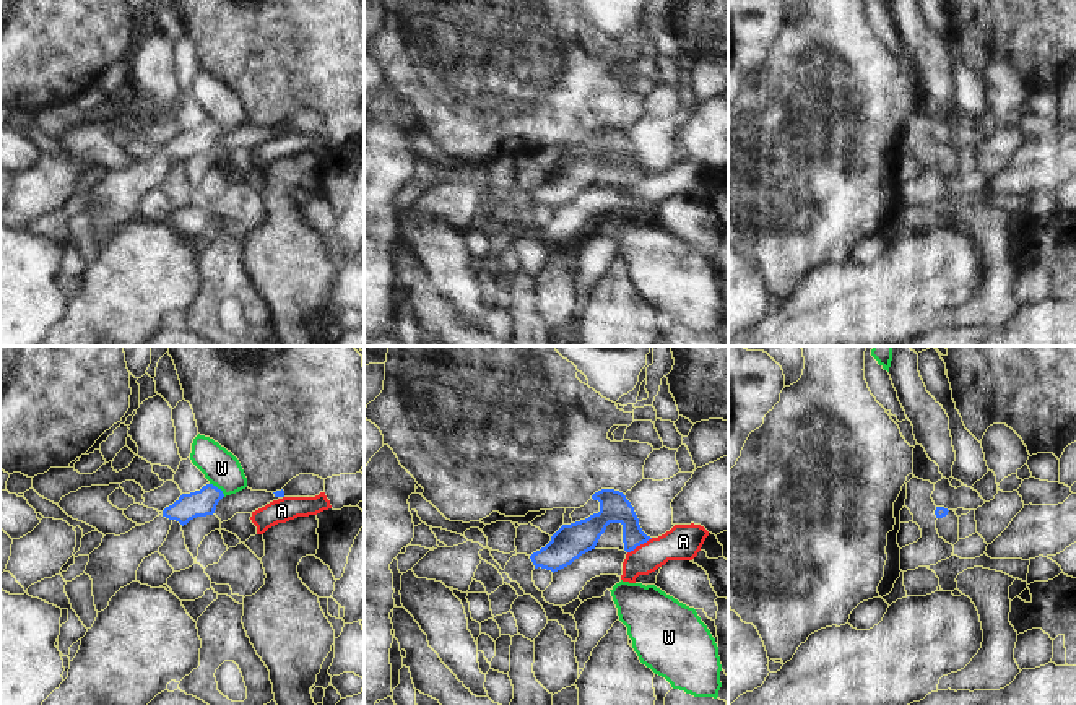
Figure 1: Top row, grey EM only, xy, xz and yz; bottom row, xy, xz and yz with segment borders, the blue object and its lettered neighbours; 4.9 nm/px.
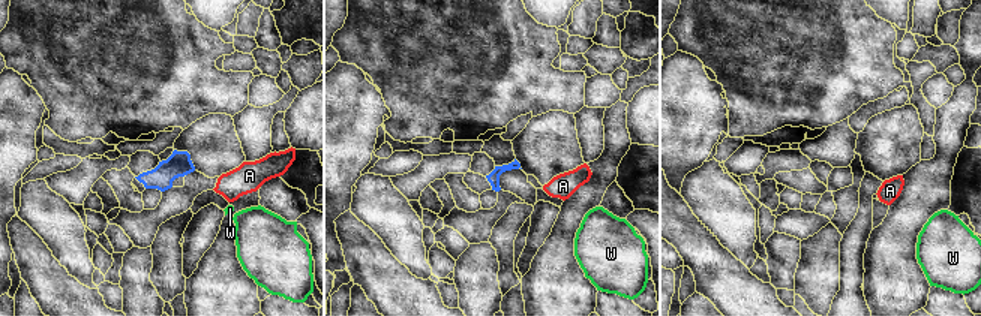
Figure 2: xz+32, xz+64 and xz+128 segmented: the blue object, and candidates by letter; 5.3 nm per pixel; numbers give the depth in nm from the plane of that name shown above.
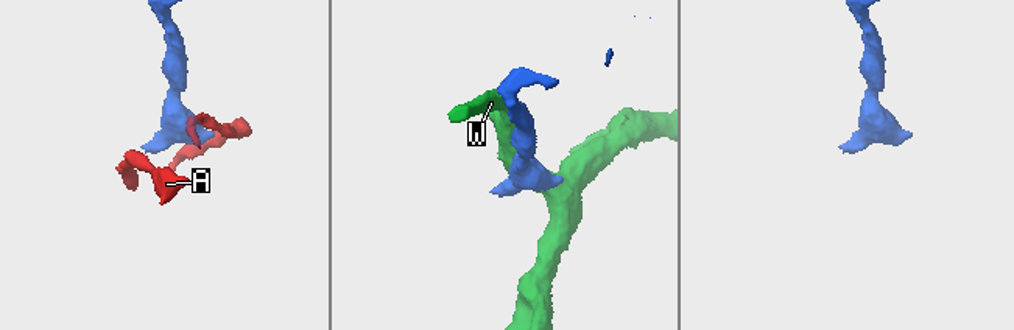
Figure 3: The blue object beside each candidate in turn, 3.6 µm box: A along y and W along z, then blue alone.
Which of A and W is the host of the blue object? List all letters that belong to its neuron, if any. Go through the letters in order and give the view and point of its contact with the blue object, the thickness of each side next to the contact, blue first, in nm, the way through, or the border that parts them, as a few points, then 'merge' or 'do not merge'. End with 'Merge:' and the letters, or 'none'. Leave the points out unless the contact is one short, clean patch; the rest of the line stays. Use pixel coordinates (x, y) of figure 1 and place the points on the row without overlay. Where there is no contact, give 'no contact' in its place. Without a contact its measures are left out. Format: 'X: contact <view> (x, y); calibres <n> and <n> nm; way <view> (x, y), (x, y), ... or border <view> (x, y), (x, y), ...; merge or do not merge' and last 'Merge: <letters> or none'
A: contact xz (639, 181); calibres 150 and 180 nm; border xz (652, 174), (628, 189); do not merge
W: contact xy (216, 124); calibres 130 and 180 nm; border xy (210, 119), (225, 132); do not merge
Merge: none

